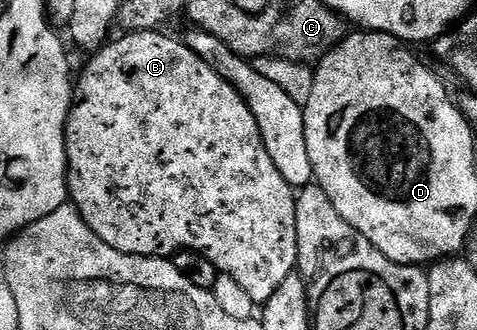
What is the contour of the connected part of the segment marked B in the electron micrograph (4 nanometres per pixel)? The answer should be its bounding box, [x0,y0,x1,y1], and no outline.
[66,31,298,305]

